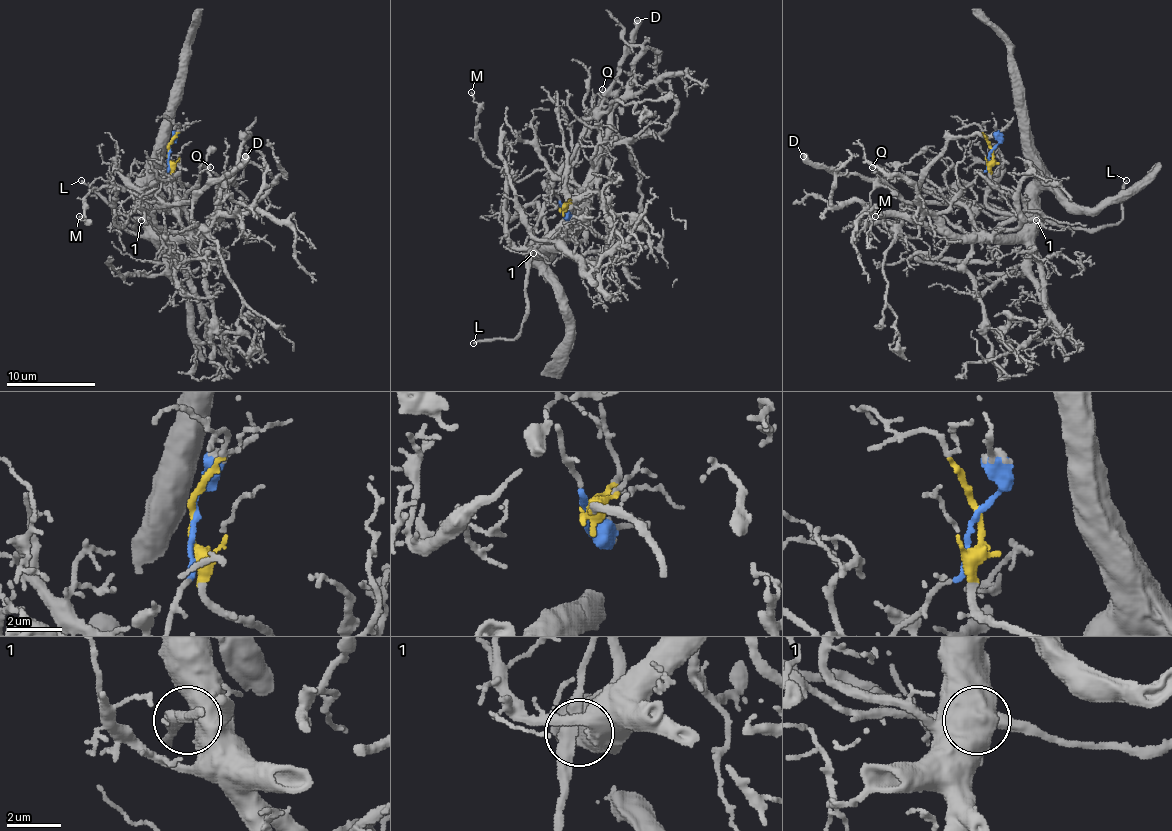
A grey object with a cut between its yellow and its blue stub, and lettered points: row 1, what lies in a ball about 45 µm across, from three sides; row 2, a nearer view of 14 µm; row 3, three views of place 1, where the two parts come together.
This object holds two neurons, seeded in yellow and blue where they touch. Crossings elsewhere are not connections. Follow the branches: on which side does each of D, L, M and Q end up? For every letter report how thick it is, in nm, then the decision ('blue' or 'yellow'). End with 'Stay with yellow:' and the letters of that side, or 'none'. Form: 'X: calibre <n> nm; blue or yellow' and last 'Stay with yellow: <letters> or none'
D: calibre 550 nm; blue
L: calibre 150 nm; blue
M: calibre 130 nm; blue
Q: calibre 120 nm; yellow
Stay with yellow: Q

